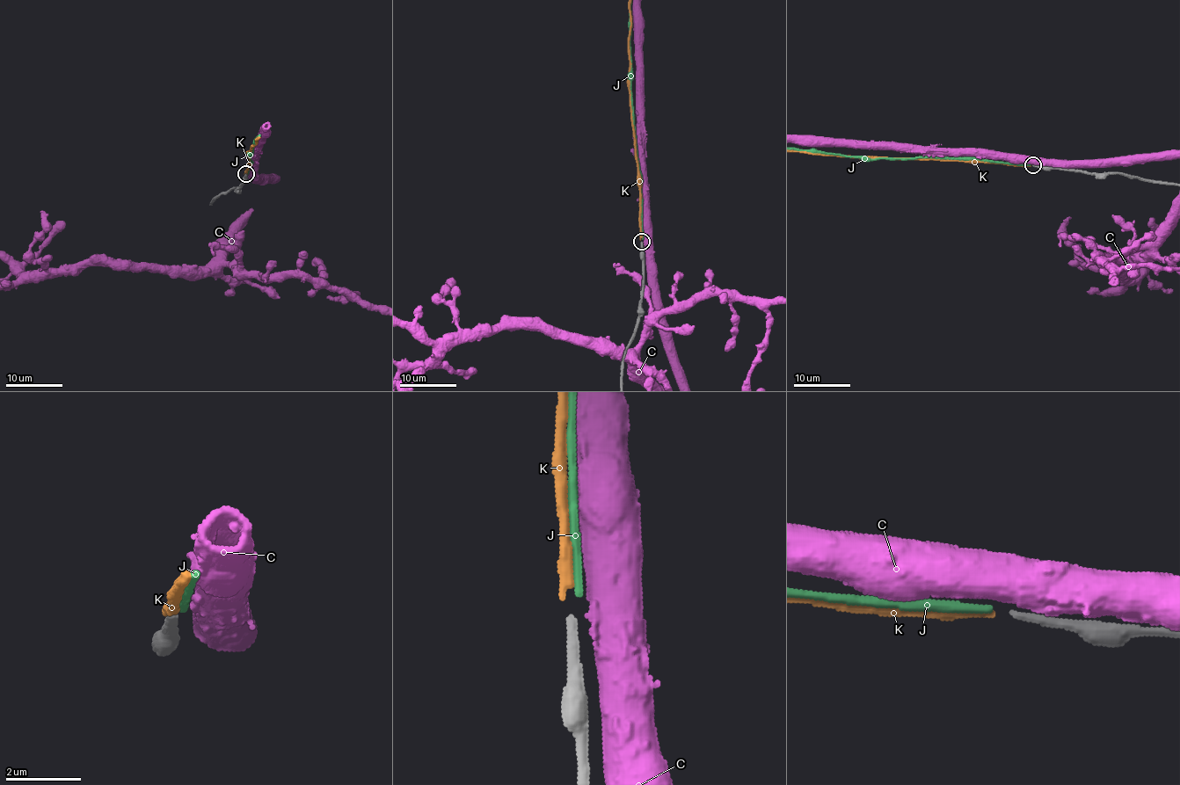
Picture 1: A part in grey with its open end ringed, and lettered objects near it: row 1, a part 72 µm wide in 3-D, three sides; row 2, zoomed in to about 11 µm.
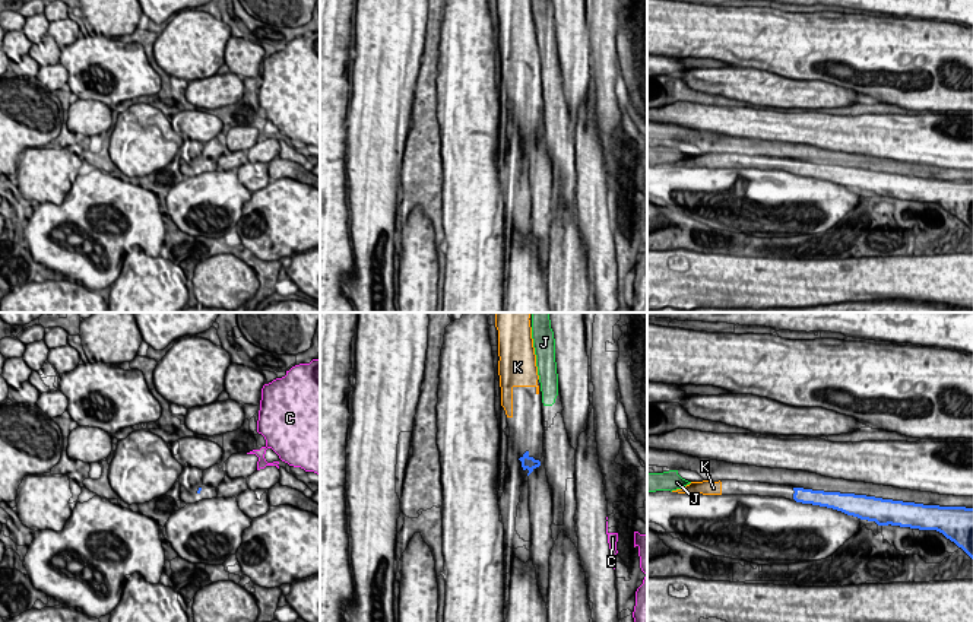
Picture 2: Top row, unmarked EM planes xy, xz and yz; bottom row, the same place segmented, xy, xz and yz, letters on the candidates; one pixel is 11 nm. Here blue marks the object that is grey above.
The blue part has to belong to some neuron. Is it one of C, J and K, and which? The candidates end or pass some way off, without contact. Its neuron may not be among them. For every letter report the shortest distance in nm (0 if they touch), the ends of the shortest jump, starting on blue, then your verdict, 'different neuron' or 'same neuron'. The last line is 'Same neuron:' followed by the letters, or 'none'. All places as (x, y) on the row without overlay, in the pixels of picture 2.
C: 950 nm apart; from blue across xz (539, 137), (607, 190); different neuron
J: 550 nm apart; from blue across xz (528, 124), (544, 78); different neuron
K: 420 nm apart; from blue across xz (526, 124), (512, 89); same neuron
Same neuron: K

